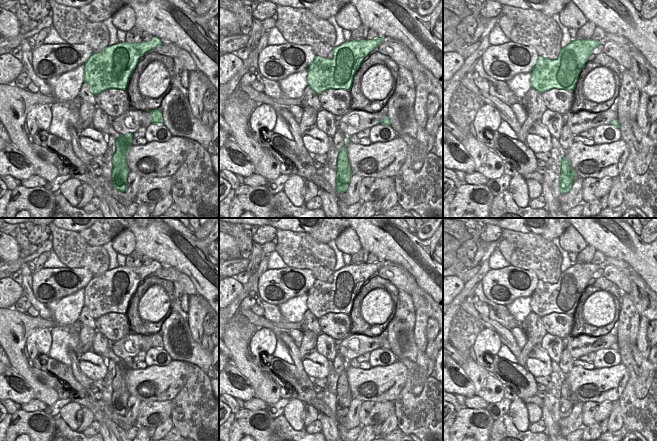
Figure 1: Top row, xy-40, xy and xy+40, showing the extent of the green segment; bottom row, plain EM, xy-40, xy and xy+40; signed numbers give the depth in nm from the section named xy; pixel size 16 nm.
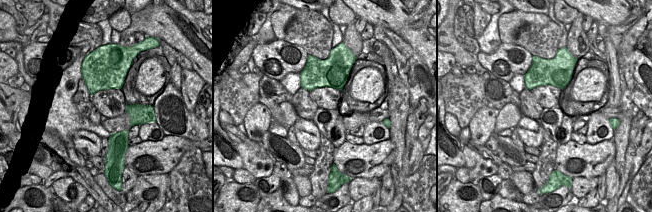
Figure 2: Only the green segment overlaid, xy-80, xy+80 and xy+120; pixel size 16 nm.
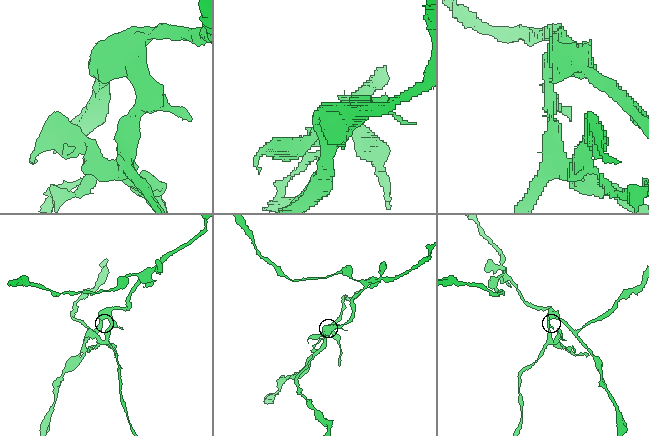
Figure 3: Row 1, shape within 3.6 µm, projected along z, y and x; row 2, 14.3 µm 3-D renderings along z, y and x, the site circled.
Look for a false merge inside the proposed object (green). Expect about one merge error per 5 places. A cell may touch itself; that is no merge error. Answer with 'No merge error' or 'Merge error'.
Merge error.

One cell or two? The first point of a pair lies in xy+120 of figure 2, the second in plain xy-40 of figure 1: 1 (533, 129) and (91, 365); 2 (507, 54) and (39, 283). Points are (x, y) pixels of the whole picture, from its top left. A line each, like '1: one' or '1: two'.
1: one
2: one

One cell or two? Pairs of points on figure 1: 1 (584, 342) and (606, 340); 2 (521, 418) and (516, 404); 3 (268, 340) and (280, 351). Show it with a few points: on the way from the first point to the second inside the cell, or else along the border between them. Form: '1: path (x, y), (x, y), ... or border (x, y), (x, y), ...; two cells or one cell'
1: path (588, 346), (599, 347), (601, 345); one cell
2: path (519, 415), (517, 407); one cell
3: border (277, 339), (275, 350), (271, 354); two cells

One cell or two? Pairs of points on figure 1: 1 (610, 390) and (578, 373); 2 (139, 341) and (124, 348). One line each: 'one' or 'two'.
1: one
2: one

